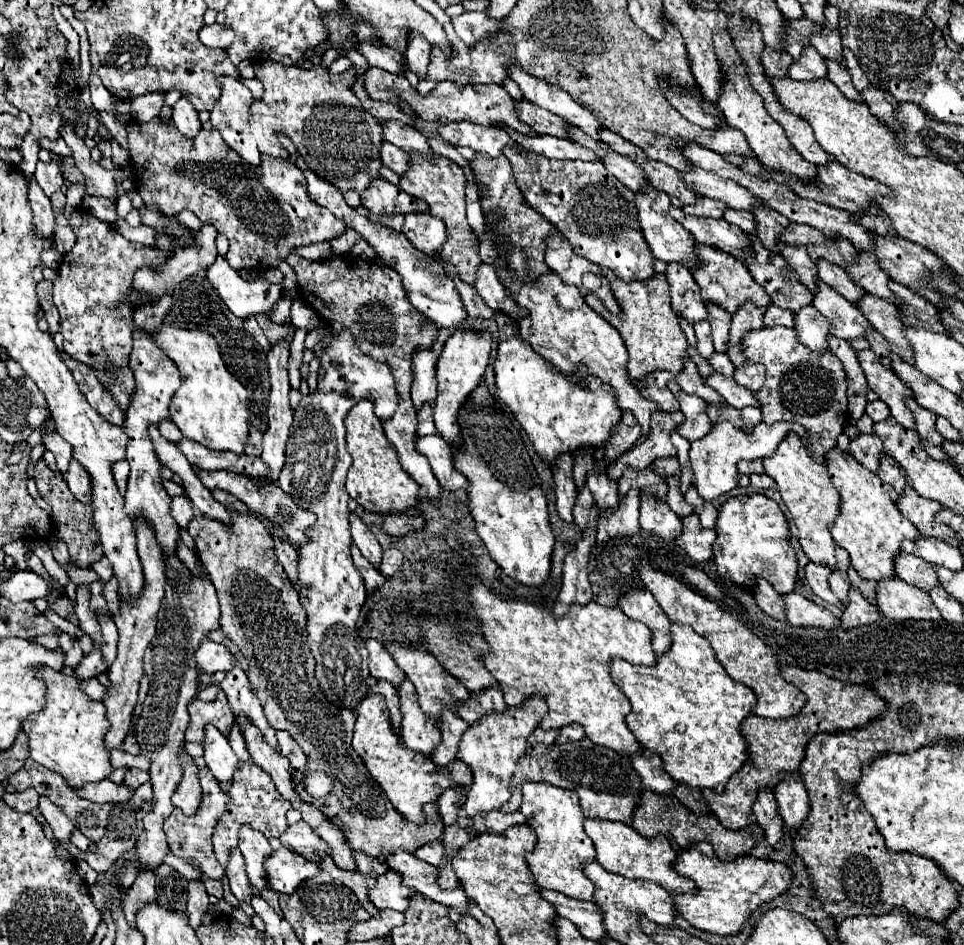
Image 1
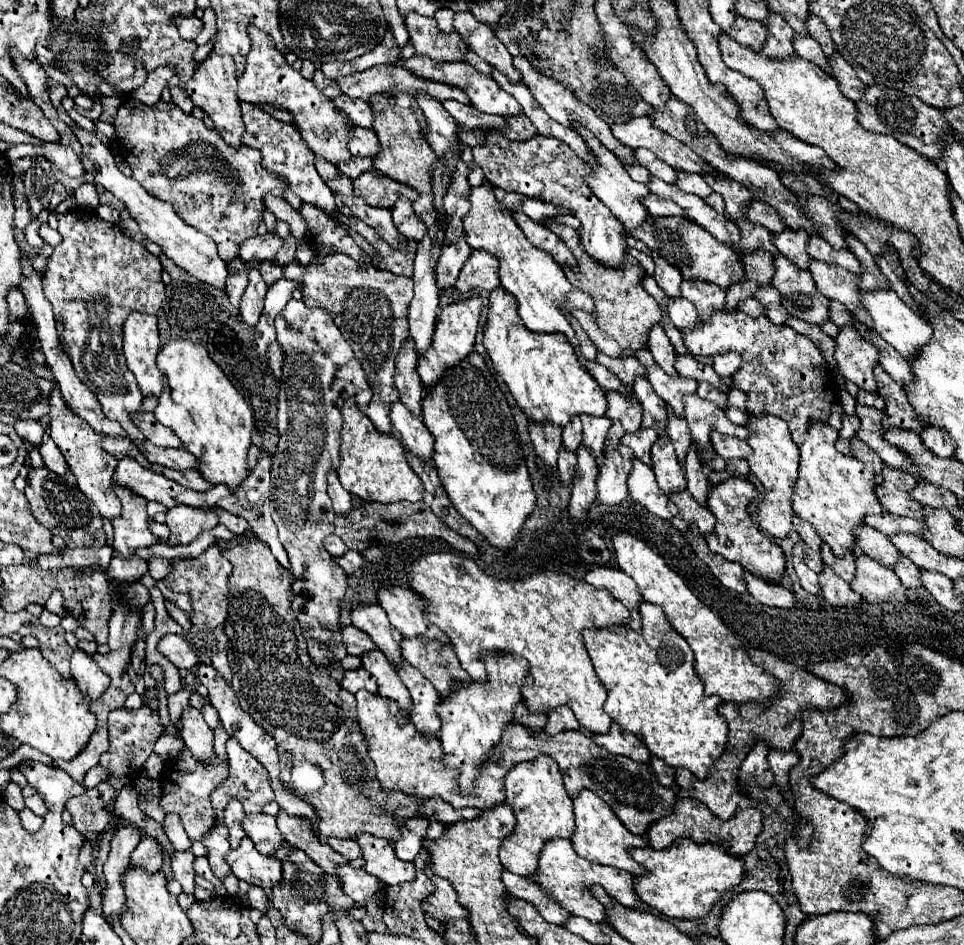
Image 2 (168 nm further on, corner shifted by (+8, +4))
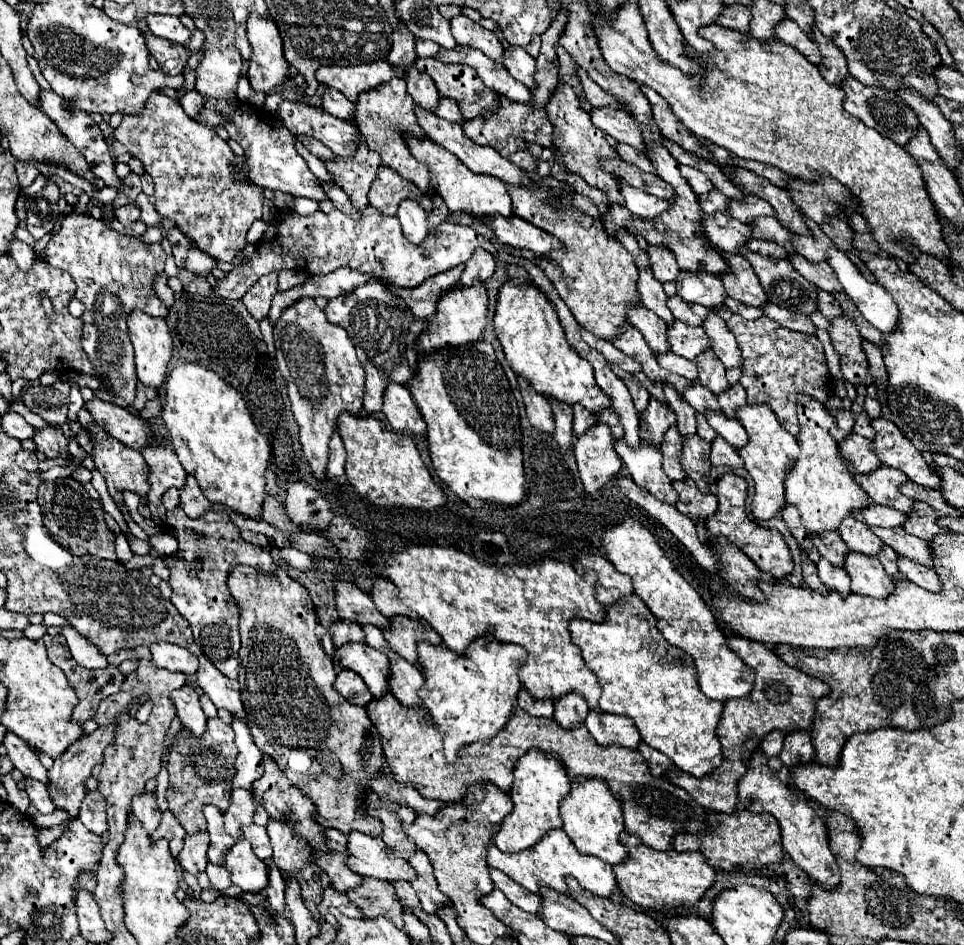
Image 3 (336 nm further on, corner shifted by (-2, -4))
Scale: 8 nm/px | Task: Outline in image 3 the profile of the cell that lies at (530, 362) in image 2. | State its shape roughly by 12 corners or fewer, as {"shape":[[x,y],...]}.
{"shape":[[525,279],[499,291],[493,327],[539,395],[609,409],[555,307]]}

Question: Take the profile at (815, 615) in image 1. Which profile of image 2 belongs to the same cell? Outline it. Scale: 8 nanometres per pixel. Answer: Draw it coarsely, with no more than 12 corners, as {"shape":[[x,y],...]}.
{"shape":[[745,571],[751,597],[769,607],[791,609],[795,597],[789,589]]}

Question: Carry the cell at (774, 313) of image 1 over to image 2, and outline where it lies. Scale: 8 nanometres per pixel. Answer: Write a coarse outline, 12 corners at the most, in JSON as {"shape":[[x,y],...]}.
{"shape":[[745,299],[739,309],[749,317],[759,317],[765,313],[759,301]]}

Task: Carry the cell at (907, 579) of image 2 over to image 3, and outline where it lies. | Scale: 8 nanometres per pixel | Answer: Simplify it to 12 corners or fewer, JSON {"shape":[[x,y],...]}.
{"shape":[[883,547],[879,561],[883,569],[895,579],[903,579],[897,571],[899,555],[891,547]]}

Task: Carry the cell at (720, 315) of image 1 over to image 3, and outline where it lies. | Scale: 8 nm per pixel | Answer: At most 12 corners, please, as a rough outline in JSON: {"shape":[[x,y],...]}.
{"shape":[[679,273],[677,295],[709,309],[727,299],[719,277]]}

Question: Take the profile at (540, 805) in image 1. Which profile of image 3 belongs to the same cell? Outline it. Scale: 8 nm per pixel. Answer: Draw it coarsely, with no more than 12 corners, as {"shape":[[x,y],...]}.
{"shape":[[539,749],[517,761],[507,815],[495,845],[533,847],[561,829],[571,781]]}

